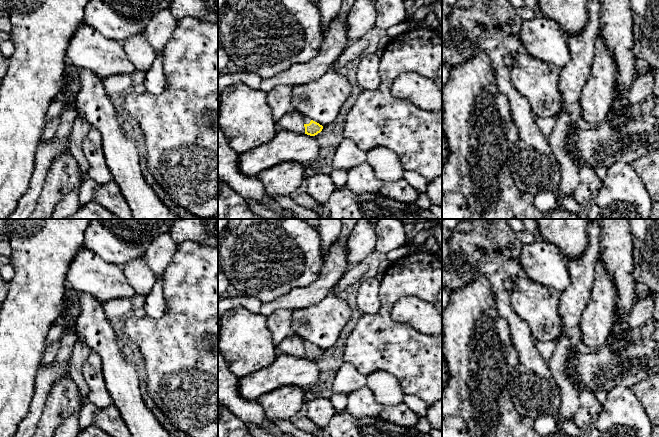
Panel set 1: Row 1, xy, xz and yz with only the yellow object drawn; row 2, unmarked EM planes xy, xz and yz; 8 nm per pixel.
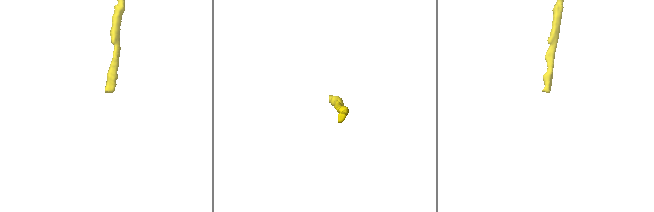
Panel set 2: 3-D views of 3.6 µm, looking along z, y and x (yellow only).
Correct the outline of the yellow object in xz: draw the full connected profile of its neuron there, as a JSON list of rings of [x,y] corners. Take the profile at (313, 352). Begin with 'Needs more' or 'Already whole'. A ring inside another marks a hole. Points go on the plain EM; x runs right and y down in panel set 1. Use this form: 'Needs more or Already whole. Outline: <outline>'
Needs more. Outline: [[[304,341],[304,351],[305,351],[305,358],[310,360],[317,359],[323,353],[322,349],[311,344],[309,341]]]

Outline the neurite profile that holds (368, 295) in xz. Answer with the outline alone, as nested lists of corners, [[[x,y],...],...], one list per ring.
[[[369,278],[358,285],[357,306],[363,314],[376,314],[381,307],[380,281]]]

